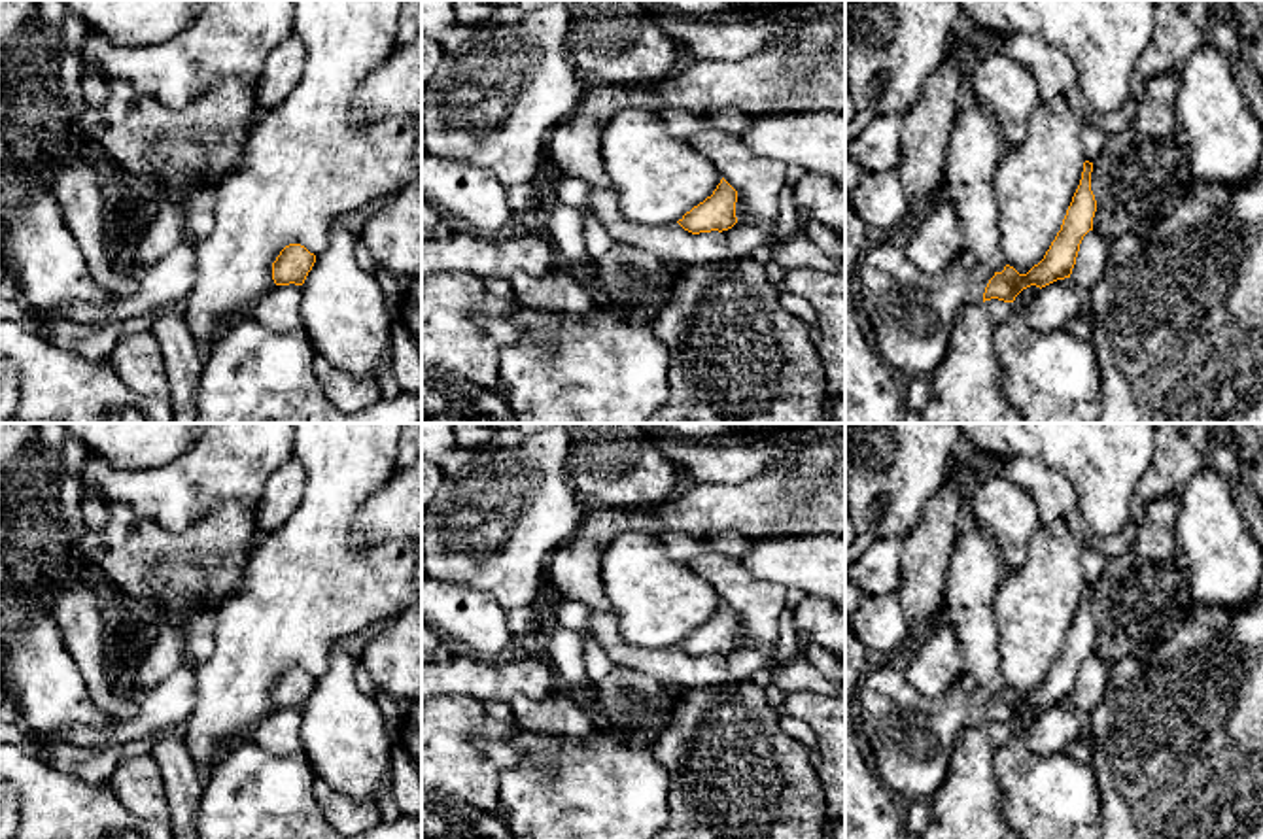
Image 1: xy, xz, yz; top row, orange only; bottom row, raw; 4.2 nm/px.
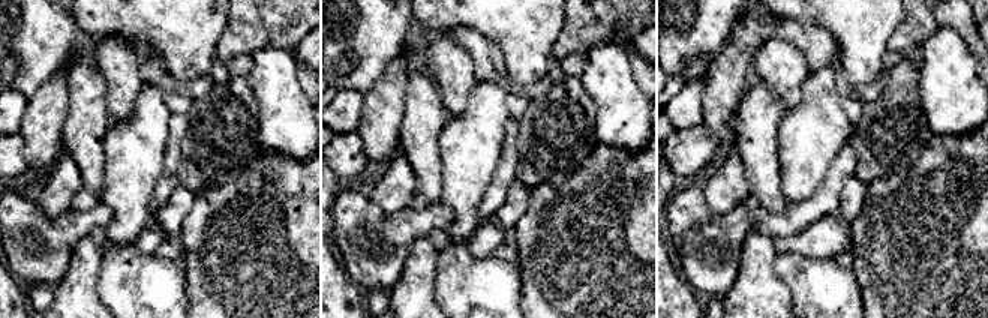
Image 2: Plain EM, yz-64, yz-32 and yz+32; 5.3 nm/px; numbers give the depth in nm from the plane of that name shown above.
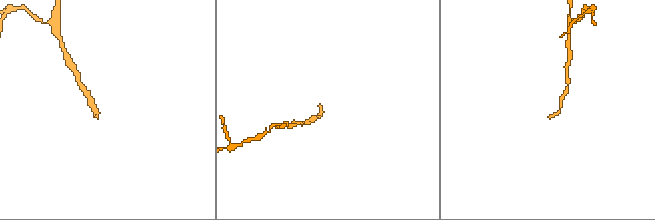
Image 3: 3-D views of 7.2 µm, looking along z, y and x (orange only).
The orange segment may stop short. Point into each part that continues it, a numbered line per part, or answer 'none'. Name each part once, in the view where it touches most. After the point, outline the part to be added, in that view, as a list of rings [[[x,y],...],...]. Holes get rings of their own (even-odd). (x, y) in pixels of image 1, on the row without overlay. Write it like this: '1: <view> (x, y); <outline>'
1: yz (912, 737); [[[887,665],[862,676],[858,690],[860,718],[864,735],[875,754],[879,779],[894,796],[908,801],[930,801],[942,788],[947,773],[955,743],[960,731],[974,724],[983,724],[985,711],[995,693],[966,693],[959,686],[928,699],[913,690],[904,671]]]

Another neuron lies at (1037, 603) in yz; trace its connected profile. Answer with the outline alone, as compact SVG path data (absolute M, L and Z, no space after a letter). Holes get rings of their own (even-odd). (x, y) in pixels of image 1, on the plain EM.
M1040 523L1025 565L996 593L1000 675L1019 697L1044 682L1080 608L1087 584L1080 550L1068 523Z

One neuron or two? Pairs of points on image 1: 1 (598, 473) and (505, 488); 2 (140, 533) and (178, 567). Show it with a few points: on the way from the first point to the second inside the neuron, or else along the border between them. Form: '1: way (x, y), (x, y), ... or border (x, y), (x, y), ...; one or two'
1: border (571, 443), (568, 471), (571, 484), (581, 494); two
2: way (150, 543), (169, 562); one

